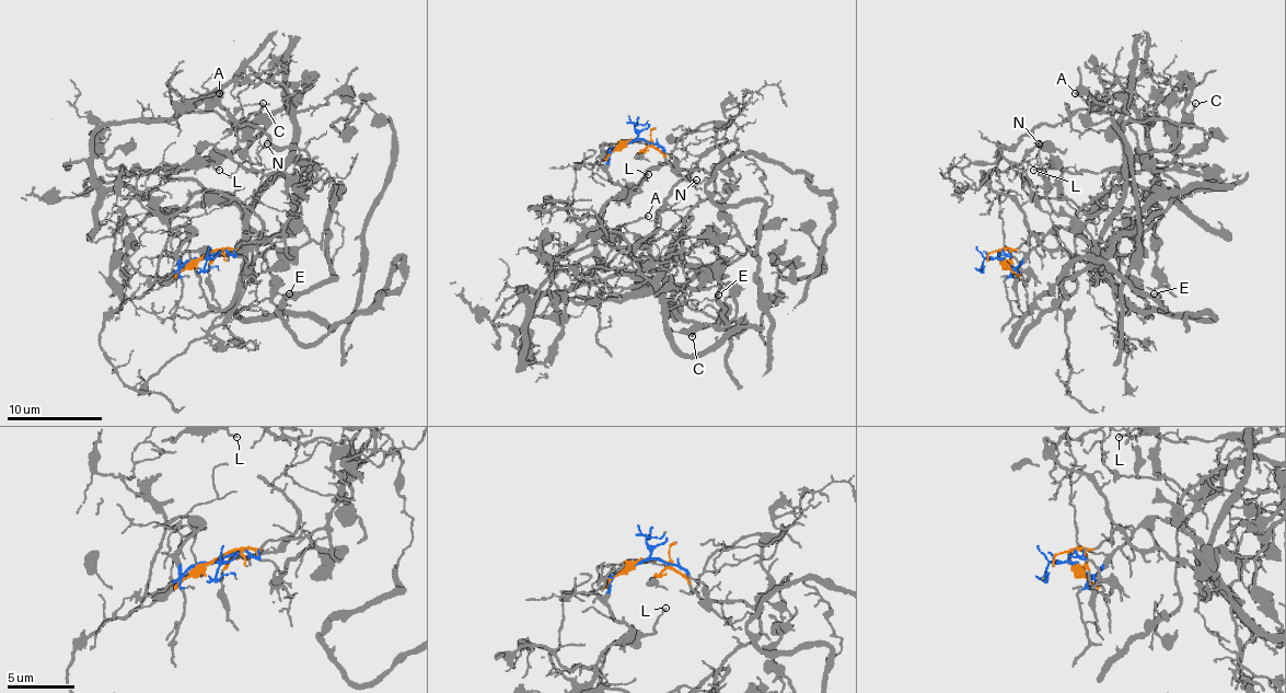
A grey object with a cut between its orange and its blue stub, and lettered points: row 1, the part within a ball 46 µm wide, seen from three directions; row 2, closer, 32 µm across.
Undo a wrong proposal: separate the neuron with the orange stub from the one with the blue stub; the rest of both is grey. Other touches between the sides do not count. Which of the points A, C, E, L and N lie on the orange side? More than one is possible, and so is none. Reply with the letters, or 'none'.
A, C, E, L, N

